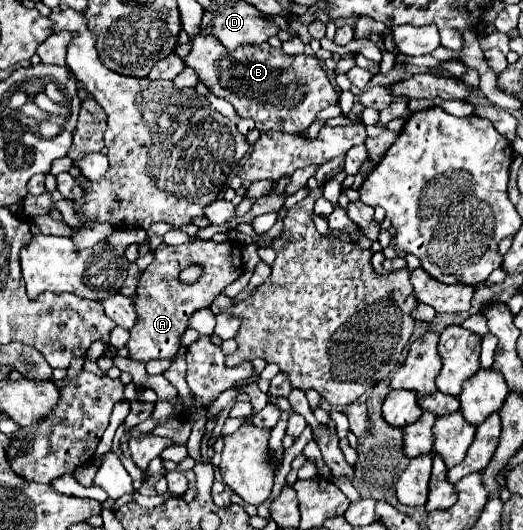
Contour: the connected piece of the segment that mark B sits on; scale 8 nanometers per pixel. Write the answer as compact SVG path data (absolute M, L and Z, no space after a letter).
M204 33L194 35L190 45L190 53L182 61L196 71L210 93L232 103L240 117L252 119L258 131L304 133L314 123L318 111L338 103L338 91L312 55L290 57L280 47L270 47L268 43L240 45L236 51L226 51L216 37Z

